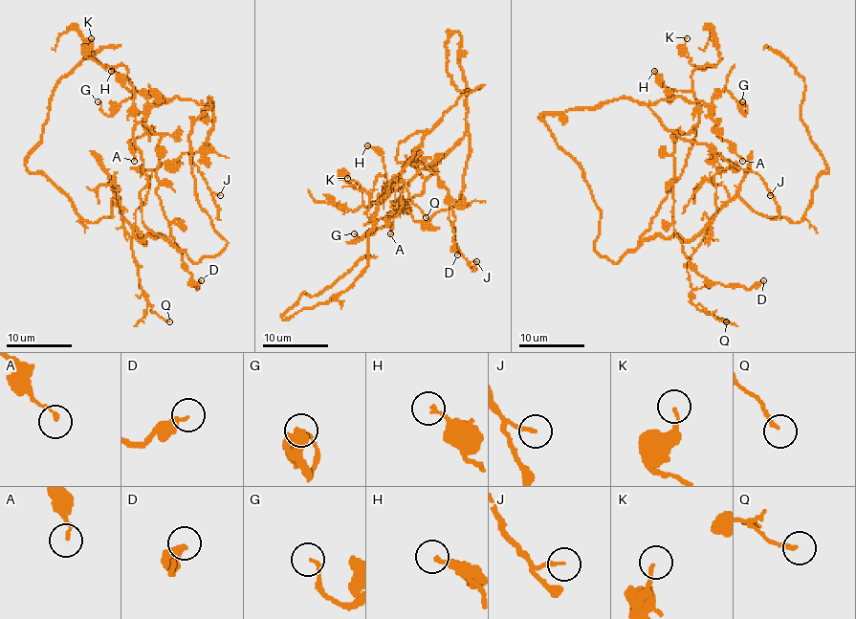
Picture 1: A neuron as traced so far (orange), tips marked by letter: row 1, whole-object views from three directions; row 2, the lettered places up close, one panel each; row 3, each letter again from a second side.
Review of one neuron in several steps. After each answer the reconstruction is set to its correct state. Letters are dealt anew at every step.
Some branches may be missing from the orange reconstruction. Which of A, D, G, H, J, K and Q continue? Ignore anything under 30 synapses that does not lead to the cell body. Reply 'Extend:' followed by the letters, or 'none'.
Extend: none

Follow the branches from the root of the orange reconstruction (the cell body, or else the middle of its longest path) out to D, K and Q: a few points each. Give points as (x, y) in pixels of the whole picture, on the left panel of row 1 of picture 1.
D: (204, 257), (192, 262), (142, 220), (139, 123), (160, 135), (157, 195), (183, 265), (198, 288), (201, 280)
K: (204, 257), (192, 262), (143, 223), (146, 177), (132, 85), (124, 66), (106, 69), (84, 55), (91, 38)
Q: (204, 257), (192, 262), (160, 236), (139, 239), (124, 223), (142, 294), (152, 310), (169, 321)

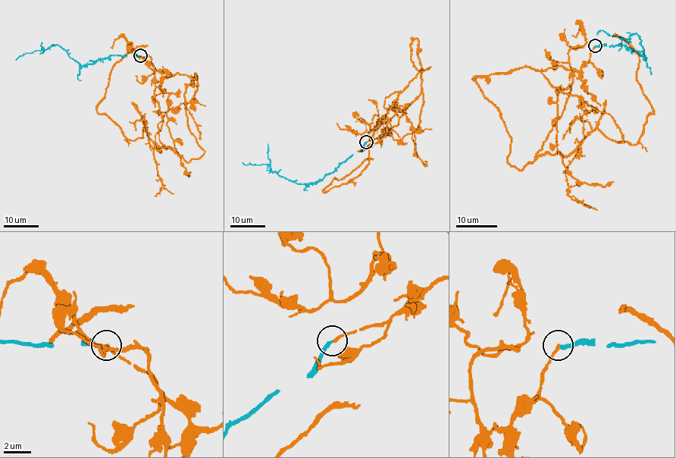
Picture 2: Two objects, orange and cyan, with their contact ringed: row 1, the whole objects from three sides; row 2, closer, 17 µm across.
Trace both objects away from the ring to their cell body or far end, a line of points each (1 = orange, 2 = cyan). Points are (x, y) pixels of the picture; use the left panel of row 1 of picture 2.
1: (140, 55), (195, 74), (199, 158), (98, 113), (111, 67), (148, 45)
2: (140, 55), (110, 54), (95, 63), (82, 65), (57, 45), (52, 45), (45, 49), (26, 53), (16, 60)

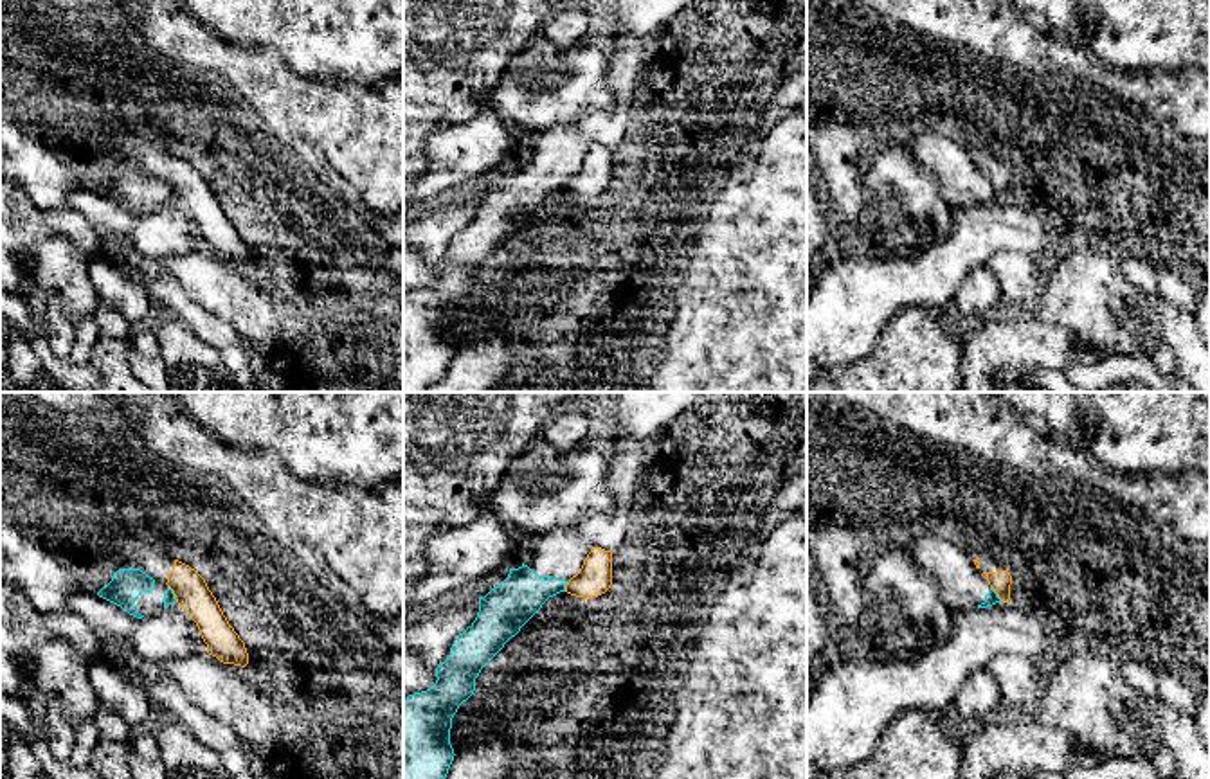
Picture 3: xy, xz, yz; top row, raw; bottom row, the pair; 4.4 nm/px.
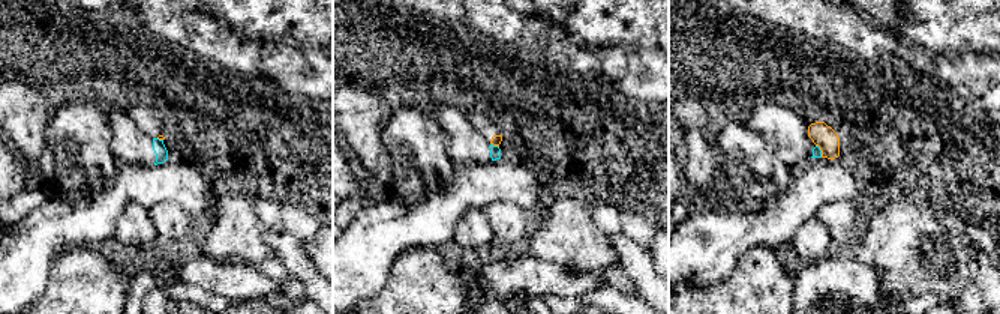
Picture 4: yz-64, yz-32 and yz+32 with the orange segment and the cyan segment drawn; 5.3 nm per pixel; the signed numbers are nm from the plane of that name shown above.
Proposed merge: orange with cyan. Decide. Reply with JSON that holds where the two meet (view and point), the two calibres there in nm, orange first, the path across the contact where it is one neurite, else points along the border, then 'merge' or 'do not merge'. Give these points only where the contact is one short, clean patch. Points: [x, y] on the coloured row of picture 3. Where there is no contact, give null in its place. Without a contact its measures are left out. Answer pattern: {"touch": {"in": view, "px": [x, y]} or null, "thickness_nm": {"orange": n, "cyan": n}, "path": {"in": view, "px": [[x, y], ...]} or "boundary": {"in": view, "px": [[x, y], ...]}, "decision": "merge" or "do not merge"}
{"touch": {"in": "yz", "px": [996, 592]}, "thickness_nm": {"orange": 90, "cyan": 60}, "boundary": {"in": "yz", "px": [[991, 587], [1002, 599]]}, "decision": "do not merge"}

